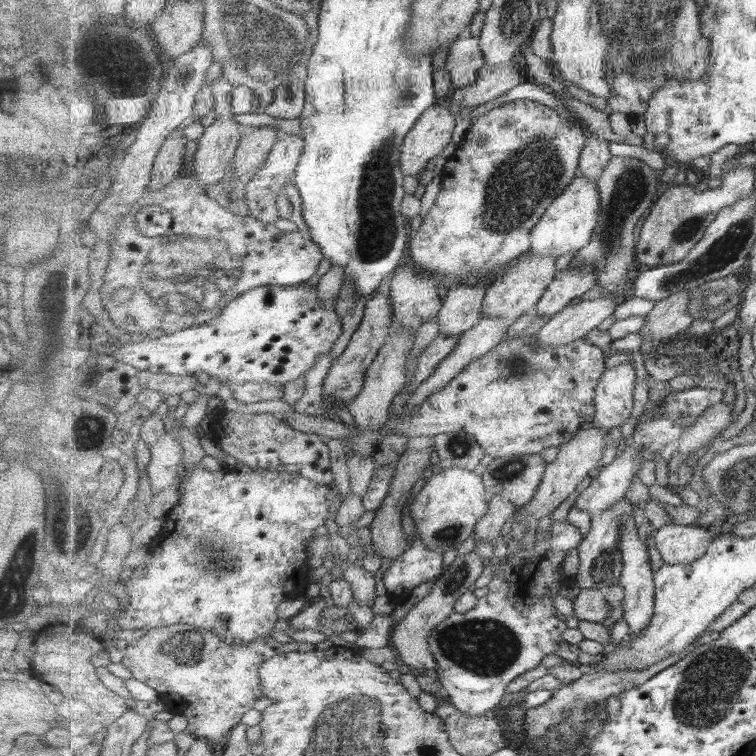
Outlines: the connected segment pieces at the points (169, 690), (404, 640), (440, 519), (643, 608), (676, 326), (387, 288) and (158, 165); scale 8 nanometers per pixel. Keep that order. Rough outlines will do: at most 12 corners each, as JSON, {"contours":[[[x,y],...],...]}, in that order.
{"contours":[[[173,624],[120,663],[217,752],[263,692],[262,664],[320,646],[229,644]],[[477,548],[444,568],[393,628],[404,669],[437,671],[429,635],[485,572]],[[481,471],[434,474],[408,510],[433,552],[461,546],[489,510]],[[621,520],[622,618],[629,637],[655,610],[656,571],[632,520]],[[693,291],[658,302],[639,332],[656,344],[696,320],[689,311]],[[394,274],[370,296],[364,316],[323,384],[321,410],[348,406],[388,342]],[[175,130],[155,158],[149,190],[180,178],[187,136]]]}

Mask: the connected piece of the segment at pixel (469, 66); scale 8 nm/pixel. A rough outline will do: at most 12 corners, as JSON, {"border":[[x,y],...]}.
{"border":[[479,37],[449,46],[452,89],[472,86],[483,68]]}

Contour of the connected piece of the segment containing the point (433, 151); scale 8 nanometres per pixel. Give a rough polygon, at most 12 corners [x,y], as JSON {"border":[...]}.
{"border":[[445,100],[403,140],[403,174],[421,173],[453,138],[459,117]]}

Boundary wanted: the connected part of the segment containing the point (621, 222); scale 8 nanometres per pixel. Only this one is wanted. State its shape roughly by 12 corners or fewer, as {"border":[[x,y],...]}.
{"border":[[613,155],[598,180],[603,215],[571,267],[595,265],[605,296],[634,296],[635,228],[660,171]]}

